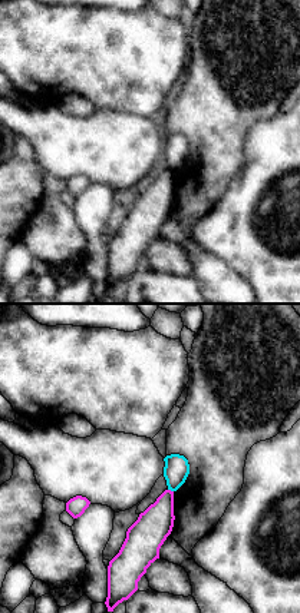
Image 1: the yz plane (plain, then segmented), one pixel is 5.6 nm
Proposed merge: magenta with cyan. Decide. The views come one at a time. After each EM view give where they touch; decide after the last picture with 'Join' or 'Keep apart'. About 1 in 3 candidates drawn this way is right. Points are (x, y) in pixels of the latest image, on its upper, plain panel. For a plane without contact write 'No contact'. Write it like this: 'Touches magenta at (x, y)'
Touches magenta at (170, 169)

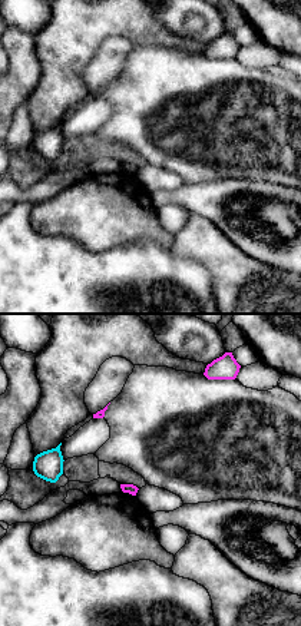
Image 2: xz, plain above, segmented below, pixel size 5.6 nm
No contact

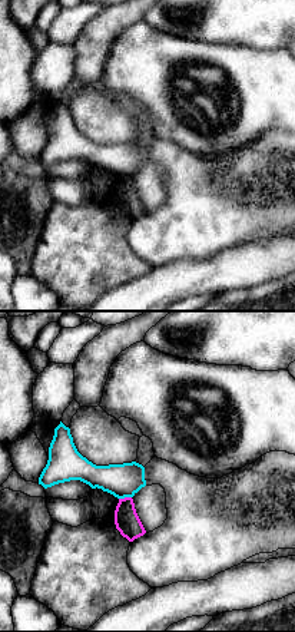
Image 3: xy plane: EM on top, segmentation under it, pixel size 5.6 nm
Touches magenta at (125, 176)

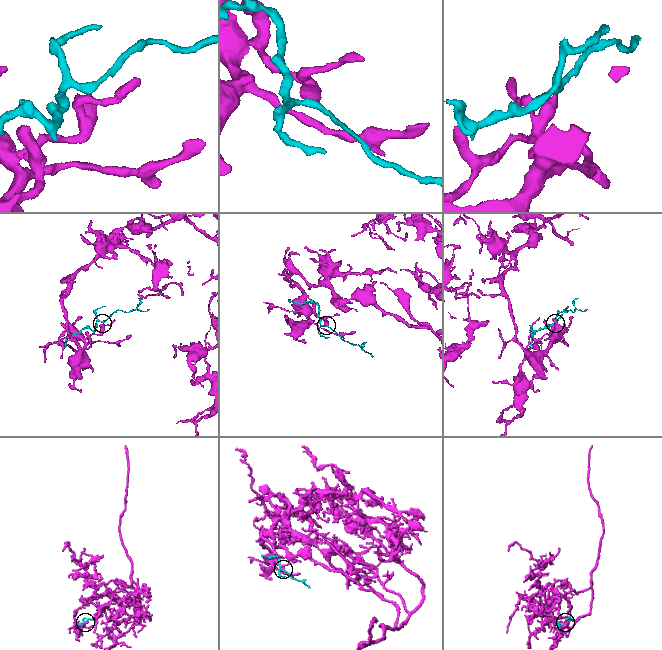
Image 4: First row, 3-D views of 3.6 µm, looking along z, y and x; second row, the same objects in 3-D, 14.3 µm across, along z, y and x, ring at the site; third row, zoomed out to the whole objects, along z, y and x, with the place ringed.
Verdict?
Keep apart

